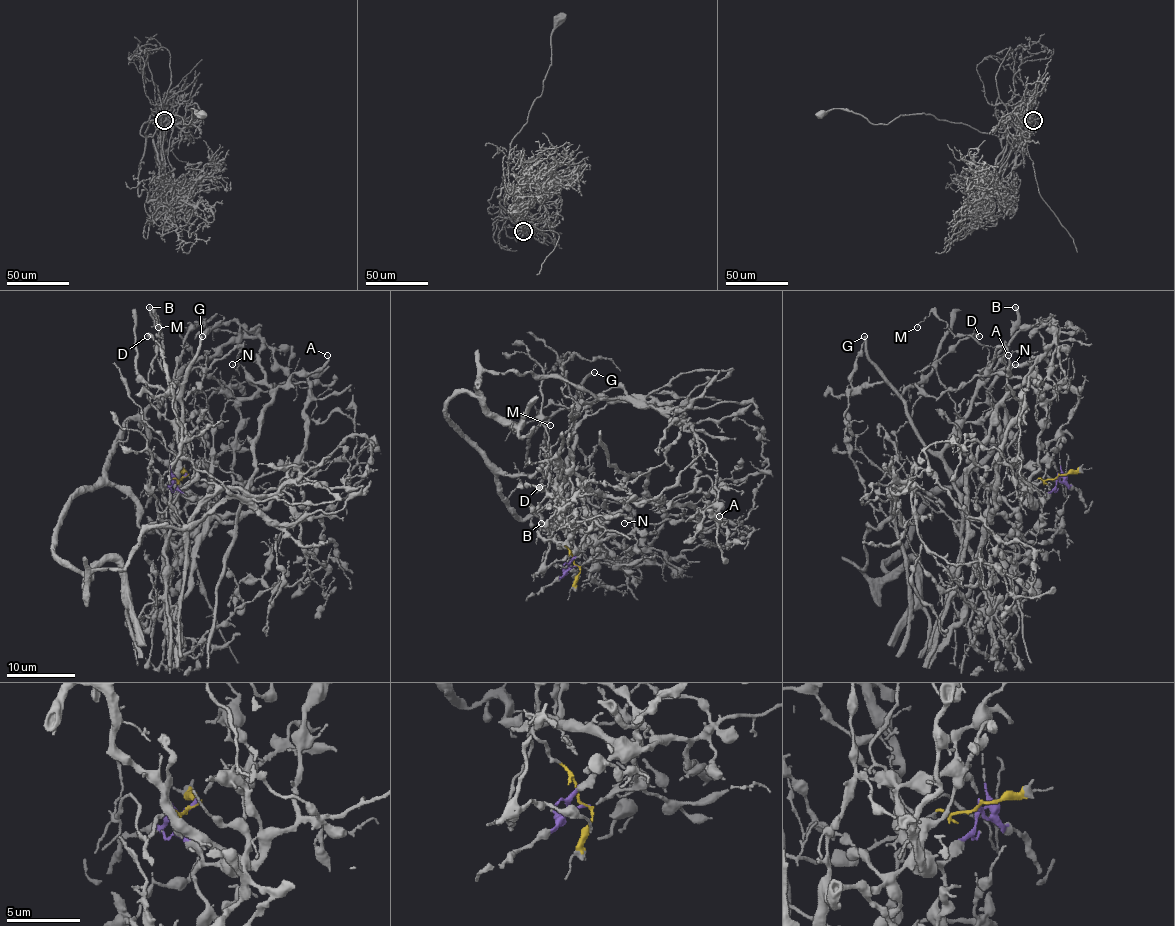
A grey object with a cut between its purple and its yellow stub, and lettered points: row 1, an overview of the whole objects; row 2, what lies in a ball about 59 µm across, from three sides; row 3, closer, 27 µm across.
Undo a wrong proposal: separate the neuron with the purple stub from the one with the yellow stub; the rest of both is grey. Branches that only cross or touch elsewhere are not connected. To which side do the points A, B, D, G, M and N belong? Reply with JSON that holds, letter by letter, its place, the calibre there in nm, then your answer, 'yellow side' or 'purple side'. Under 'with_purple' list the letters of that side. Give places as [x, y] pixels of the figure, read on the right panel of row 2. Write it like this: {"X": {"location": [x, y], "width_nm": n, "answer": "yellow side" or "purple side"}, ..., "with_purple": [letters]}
{"A": {"location": [1008, 355], "width_nm": 160, "answer": "purple side"}, "B": {"location": [1015, 307], "width_nm": 360, "answer": "yellow side"}, "D": {"location": [979, 336], "width_nm": 240, "answer": "purple side"}, "G": {"location": [864, 336], "width_nm": 320, "answer": "yellow side"}, "M": {"location": [917, 327], "width_nm": 100, "answer": "yellow side"}, "N": {"location": [1015, 364], "width_nm": 110, "answer": "yellow side"}, "with_purple": ["A", "D"]}

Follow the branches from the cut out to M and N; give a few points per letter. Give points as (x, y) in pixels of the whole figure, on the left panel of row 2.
M: (185, 476), (161, 492), (168, 502), (176, 499), (180, 447), (171, 380), (154, 346), (154, 312), (157, 327)
N: (185, 476), (161, 492), (168, 502), (176, 499), (180, 447), (173, 384), (233, 348), (238, 367), (233, 363)

